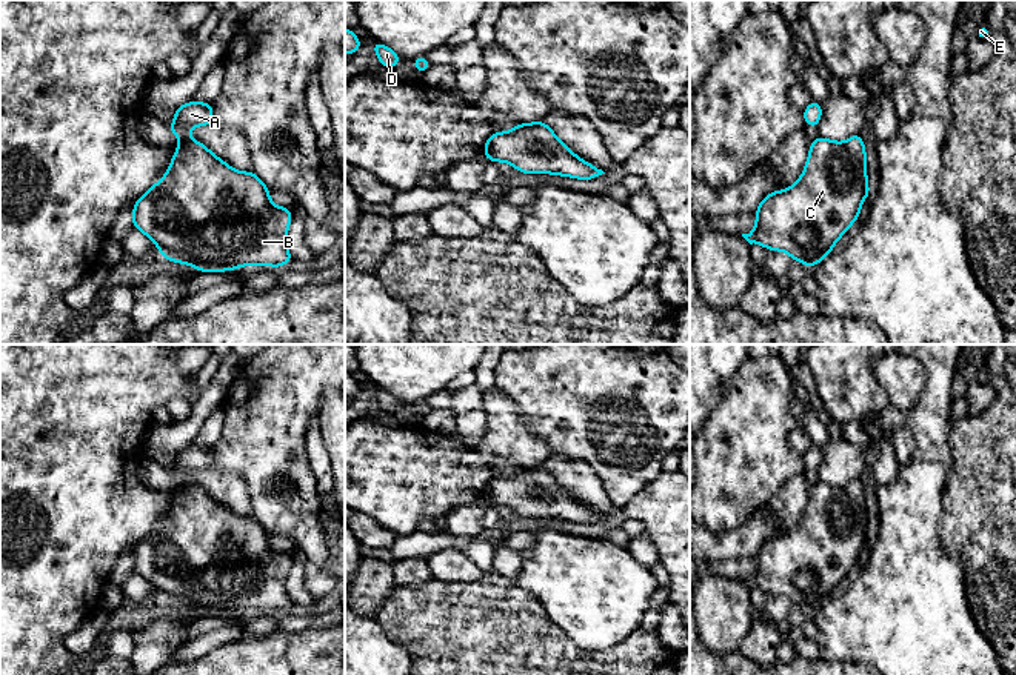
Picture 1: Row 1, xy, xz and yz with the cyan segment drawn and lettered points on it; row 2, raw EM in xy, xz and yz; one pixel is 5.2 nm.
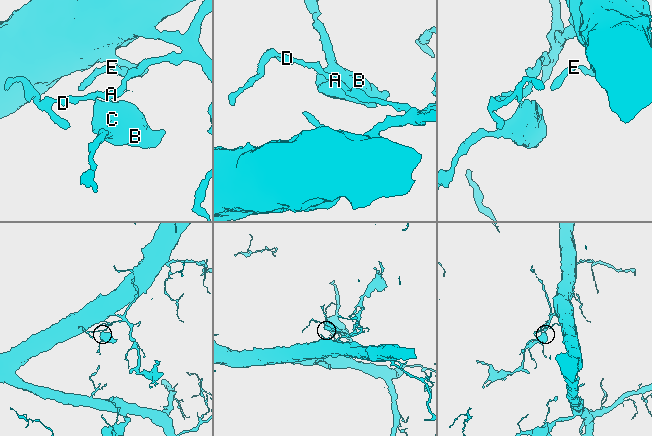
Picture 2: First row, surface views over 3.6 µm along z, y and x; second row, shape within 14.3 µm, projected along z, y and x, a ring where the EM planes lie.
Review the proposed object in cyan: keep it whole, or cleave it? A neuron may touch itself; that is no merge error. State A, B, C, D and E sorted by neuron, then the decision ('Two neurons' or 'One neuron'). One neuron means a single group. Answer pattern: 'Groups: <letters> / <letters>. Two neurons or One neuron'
Groups: A D E / B C. Two neurons

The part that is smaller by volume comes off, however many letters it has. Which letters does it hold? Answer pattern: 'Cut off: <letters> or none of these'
Cut off: B, C

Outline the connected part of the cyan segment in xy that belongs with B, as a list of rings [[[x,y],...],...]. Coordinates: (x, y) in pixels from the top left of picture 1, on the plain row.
[[[196,484],[179,486],[166,520],[132,554],[132,570],[154,586],[165,604],[200,617],[288,609],[294,604],[286,592],[291,563],[288,552],[269,546],[269,534],[252,515],[236,515]]]

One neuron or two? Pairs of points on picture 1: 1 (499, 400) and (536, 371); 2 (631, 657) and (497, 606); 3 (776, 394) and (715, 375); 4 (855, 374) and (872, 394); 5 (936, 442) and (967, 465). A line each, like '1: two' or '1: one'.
1: two
2: one
3: two
4: one
5: two

